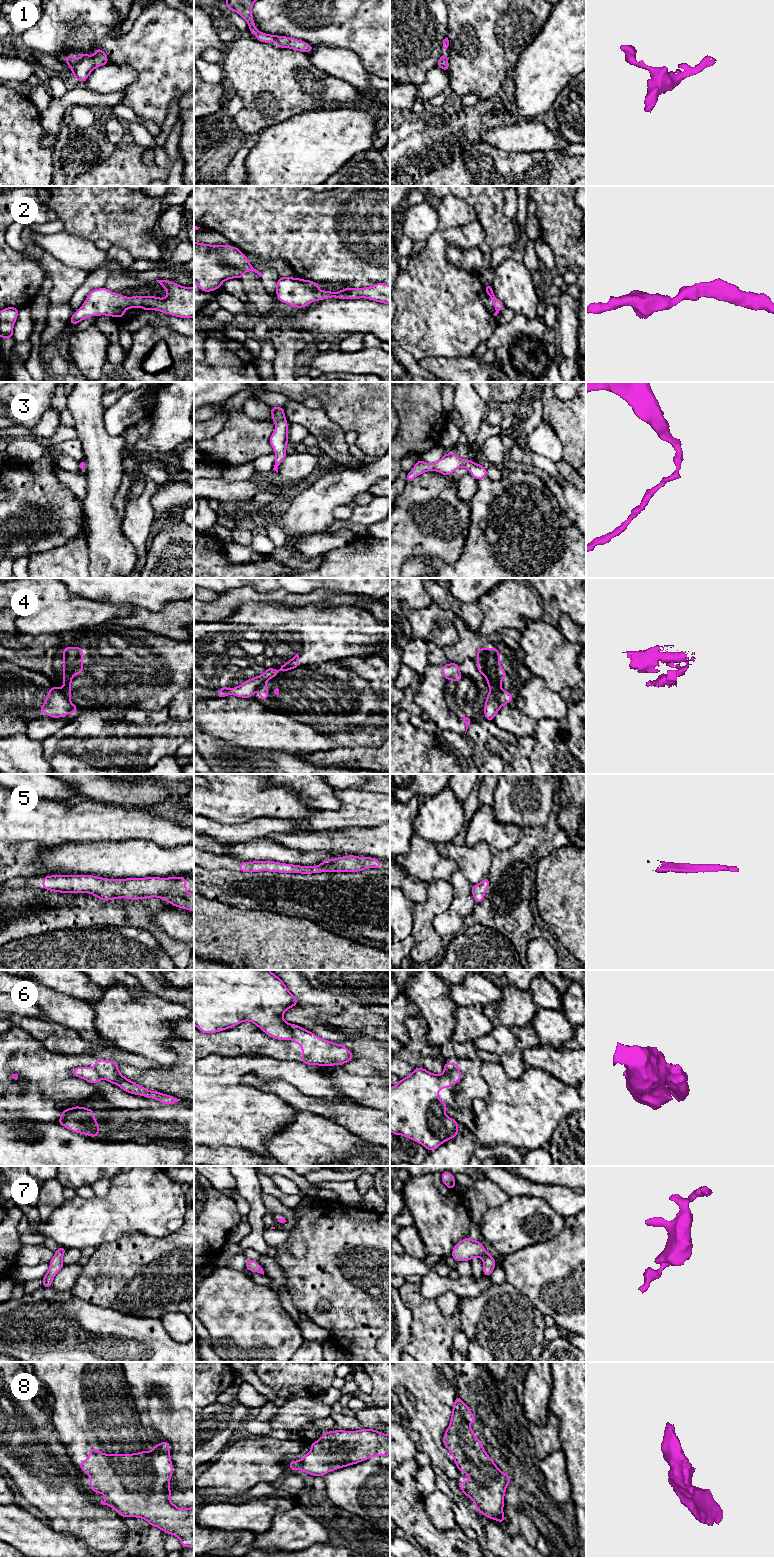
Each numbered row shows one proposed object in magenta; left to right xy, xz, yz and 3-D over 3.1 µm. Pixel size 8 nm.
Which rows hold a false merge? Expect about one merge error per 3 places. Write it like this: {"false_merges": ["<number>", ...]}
{"false_merges": ["4", "6"]}

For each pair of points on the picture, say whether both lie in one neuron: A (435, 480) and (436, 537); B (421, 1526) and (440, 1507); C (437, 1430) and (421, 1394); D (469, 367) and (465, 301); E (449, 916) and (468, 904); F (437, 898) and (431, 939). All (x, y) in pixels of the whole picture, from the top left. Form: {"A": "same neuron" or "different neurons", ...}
{"A": "same neuron", "B": "different neurons", "C": "same neuron", "D": "different neurons", "E": "different neurons", "F": "same neuron"}

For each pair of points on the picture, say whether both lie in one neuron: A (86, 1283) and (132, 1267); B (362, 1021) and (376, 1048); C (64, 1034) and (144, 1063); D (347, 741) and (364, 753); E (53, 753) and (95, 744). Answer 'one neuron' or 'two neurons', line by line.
A: one neuron
B: two neurons
C: one neuron
D: two neurons
E: one neuron

